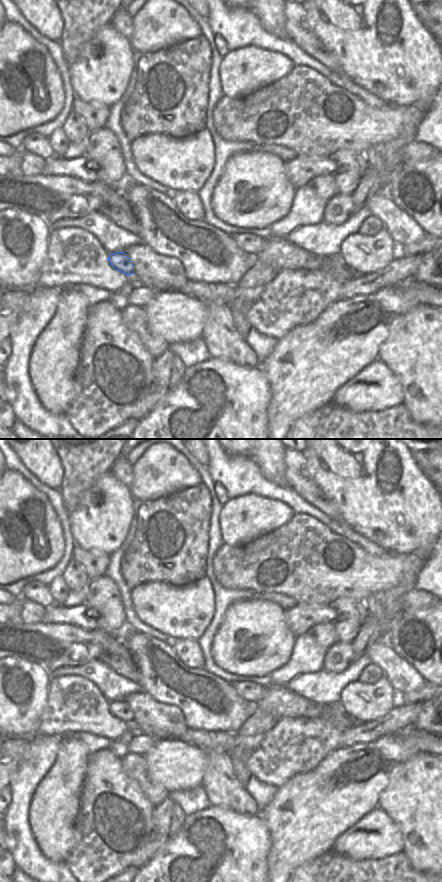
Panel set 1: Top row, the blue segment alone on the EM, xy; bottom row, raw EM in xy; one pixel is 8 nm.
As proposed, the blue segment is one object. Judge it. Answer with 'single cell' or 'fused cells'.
single cell

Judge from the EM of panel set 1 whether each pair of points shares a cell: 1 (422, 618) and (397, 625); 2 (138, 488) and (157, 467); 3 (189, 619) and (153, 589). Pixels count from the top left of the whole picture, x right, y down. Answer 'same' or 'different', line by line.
1: same
2: same
3: same

